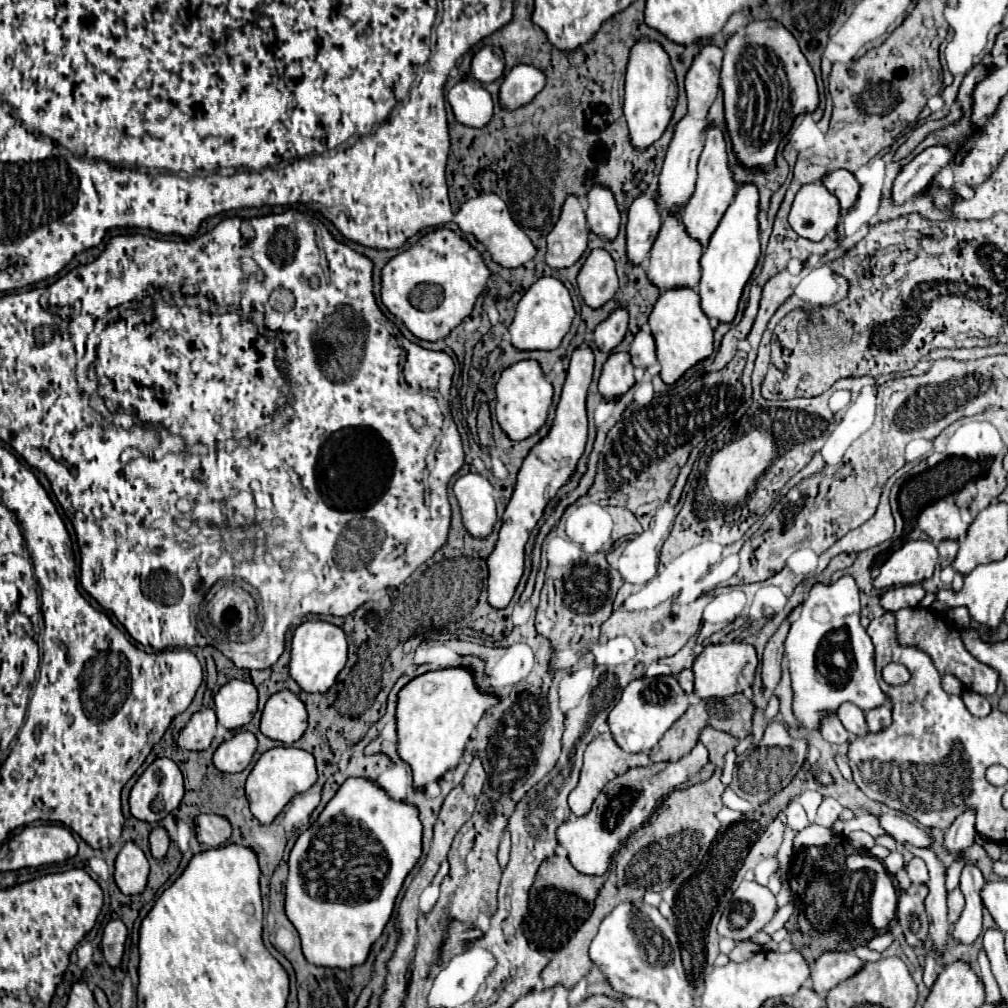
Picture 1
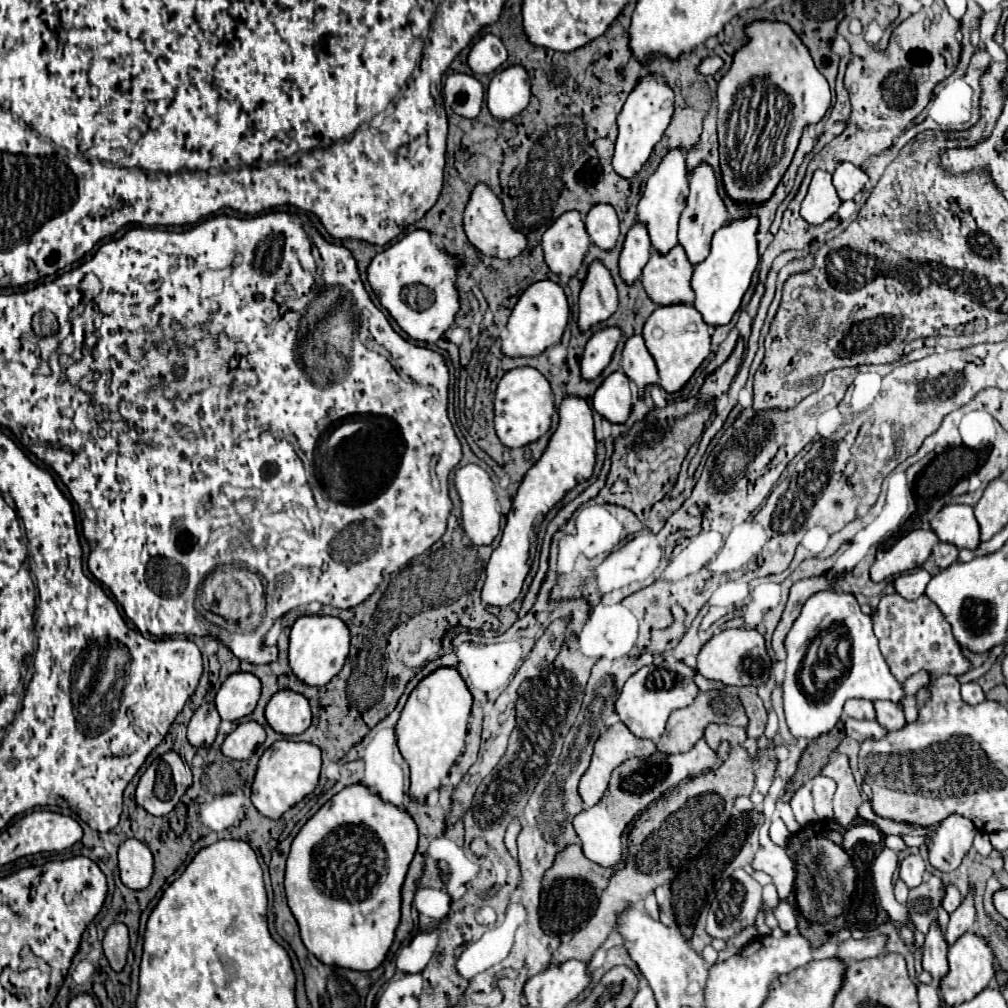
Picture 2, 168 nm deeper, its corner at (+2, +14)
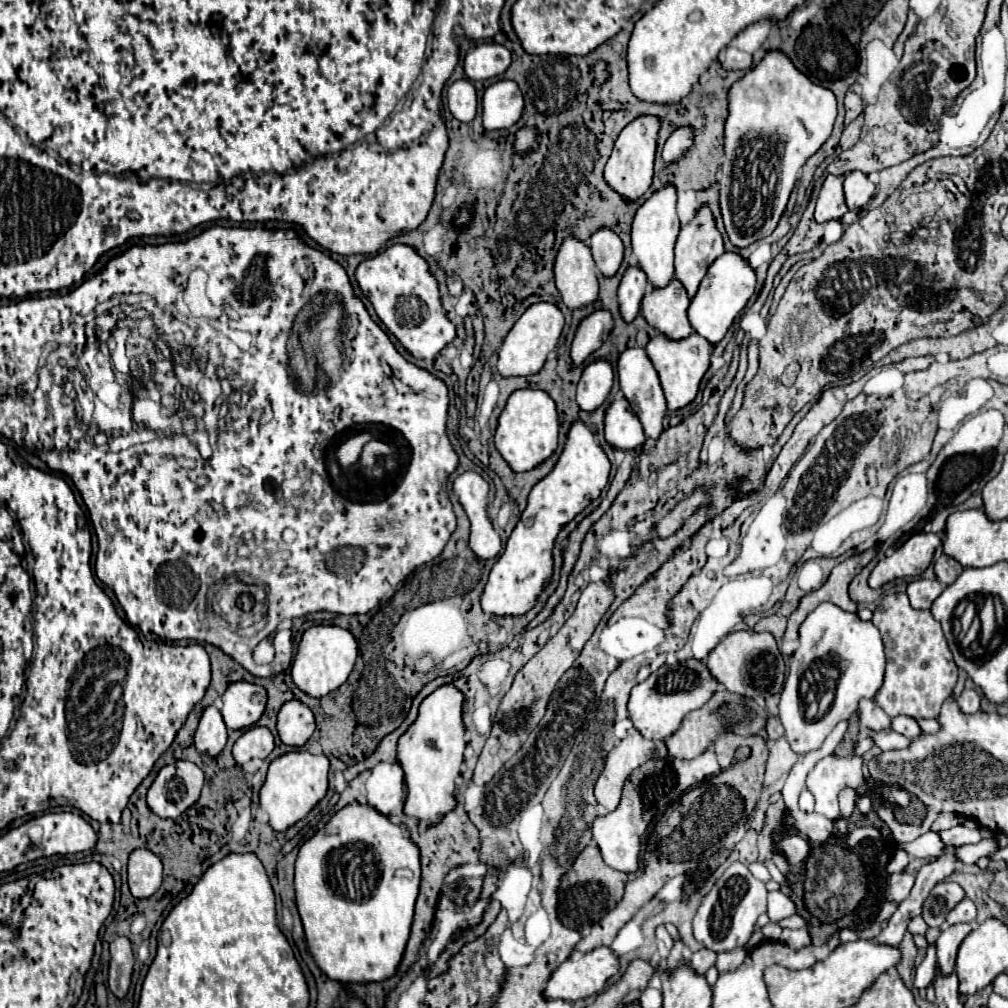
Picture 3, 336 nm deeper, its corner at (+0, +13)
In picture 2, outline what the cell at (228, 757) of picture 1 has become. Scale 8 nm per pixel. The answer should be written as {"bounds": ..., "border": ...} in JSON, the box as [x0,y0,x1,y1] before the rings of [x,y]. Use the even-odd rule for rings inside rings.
{"bounds":[221,720,265,760],"border":[[[249,720],[241,722],[223,742],[221,750],[233,760],[247,760],[265,742],[265,730],[261,724]]]}

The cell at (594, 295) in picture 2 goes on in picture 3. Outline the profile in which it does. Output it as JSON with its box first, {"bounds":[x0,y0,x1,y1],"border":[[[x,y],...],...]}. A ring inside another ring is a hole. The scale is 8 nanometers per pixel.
{"bounds":[571,309,613,365],"border":[[[595,309],[591,315],[587,315],[573,337],[571,345],[571,357],[575,365],[581,365],[589,353],[593,353],[601,343],[607,339],[609,331],[613,329],[613,317],[607,309]]]}

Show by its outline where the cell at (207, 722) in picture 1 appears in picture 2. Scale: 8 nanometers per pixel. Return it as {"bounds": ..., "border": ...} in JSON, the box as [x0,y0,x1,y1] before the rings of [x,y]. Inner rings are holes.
{"bounds":[187,702,219,748],"border":[[[205,702],[201,708],[195,710],[189,726],[187,726],[187,738],[195,748],[209,748],[219,730],[219,714],[213,702]]]}

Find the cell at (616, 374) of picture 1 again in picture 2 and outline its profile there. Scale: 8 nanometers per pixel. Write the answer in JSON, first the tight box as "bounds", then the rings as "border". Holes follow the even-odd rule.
{"bounds":[593,372,633,424],"border":[[[615,372],[611,374],[595,392],[593,408],[595,412],[609,420],[611,424],[625,424],[633,406],[631,384],[625,380],[625,374]]]}

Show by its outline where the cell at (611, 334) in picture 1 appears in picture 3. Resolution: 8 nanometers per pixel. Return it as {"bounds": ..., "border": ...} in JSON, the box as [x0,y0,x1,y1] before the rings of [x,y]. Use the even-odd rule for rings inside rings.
{"bounds":[577,357,613,411],"border":[[[605,357],[585,365],[581,381],[577,385],[579,407],[585,411],[597,409],[607,399],[611,385],[613,385],[613,369]]]}

